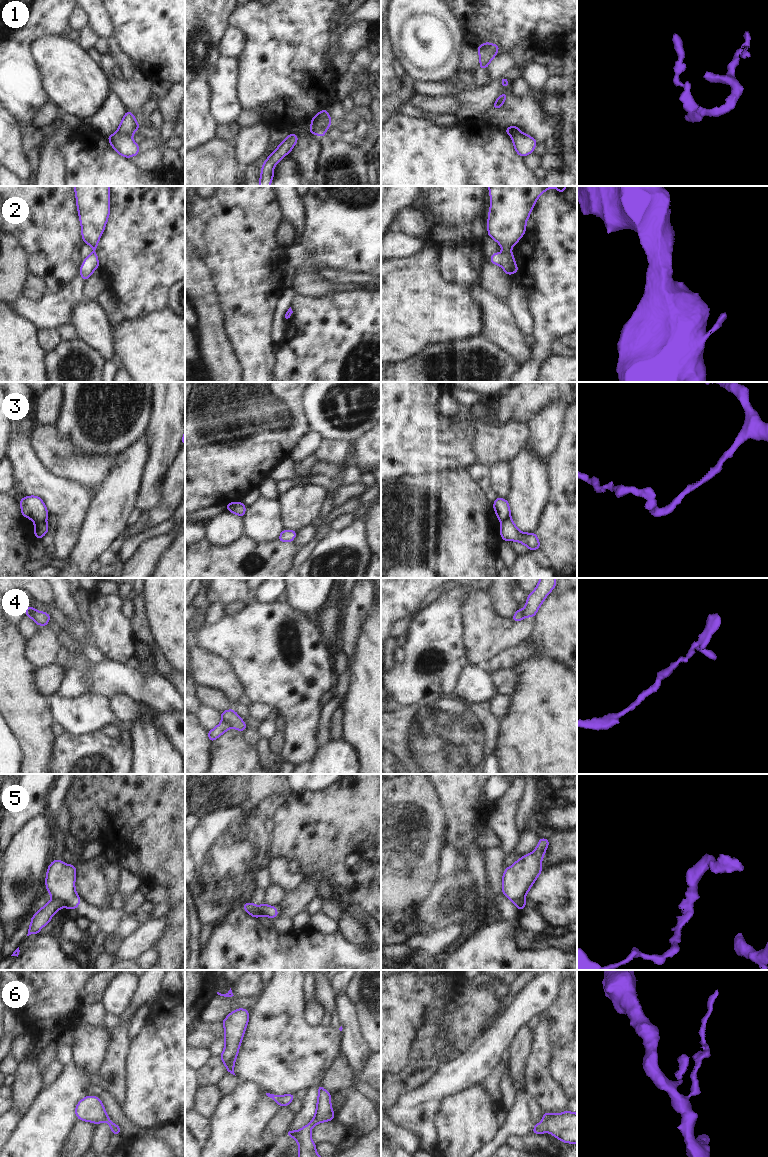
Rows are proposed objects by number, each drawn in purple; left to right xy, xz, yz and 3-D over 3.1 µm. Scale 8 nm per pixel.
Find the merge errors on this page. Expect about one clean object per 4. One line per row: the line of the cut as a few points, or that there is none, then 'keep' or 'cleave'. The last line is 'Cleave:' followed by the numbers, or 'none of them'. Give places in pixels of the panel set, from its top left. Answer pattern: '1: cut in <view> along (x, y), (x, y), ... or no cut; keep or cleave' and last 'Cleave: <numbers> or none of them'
1: cut in xz along (312, 122), (321, 136); cleave
2: cut in yz along (504, 250), (509, 251); cleave
3: cut in xy along (45, 519), (35, 522); cleave
4: cut in xz along (222, 720), (231, 726); cleave
5: cut in xz along (248, 902), (257, 909), (259, 916); cleave
6: no cut; keep
Cleave: 1, 2, 3, 4, 5

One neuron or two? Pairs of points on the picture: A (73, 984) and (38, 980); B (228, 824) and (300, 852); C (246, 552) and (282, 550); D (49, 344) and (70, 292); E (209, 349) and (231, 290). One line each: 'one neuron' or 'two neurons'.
A: one neuron
B: two neurons
C: one neuron
D: two neurons
E: two neurons

